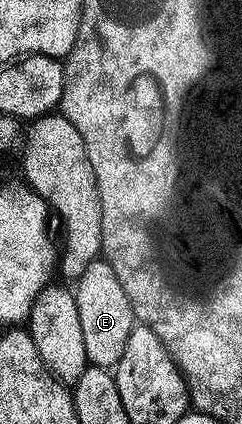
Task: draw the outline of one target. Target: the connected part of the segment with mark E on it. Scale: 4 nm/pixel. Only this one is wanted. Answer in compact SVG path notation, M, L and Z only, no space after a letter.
M98 260L90 264L87 272L76 279L73 295L79 308L79 325L89 365L116 367L119 356L123 356L123 348L127 346L127 336L131 336L133 331L135 319L123 286L109 263Z

